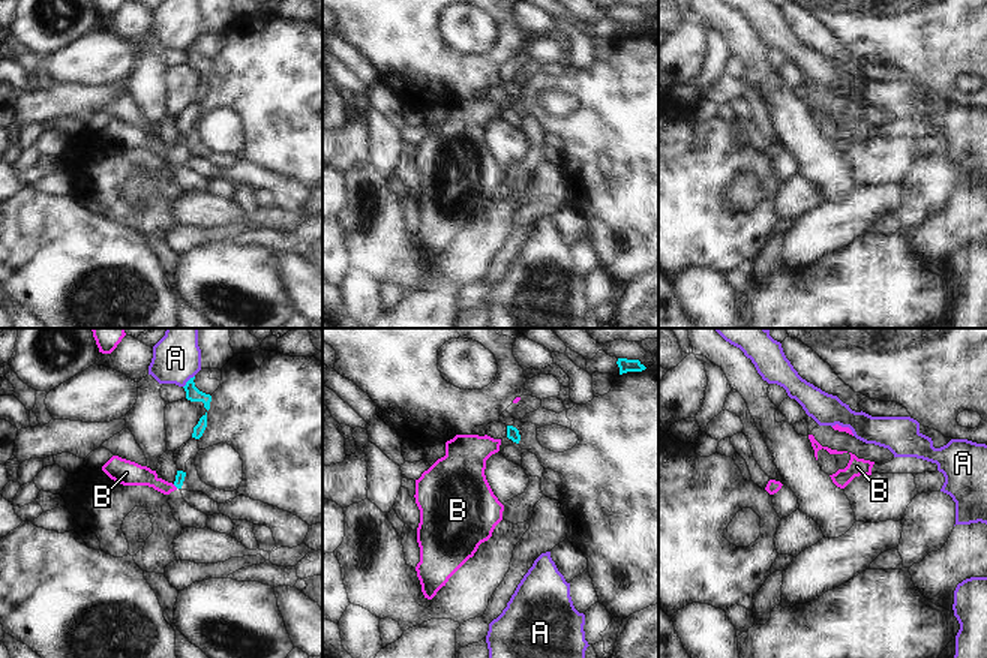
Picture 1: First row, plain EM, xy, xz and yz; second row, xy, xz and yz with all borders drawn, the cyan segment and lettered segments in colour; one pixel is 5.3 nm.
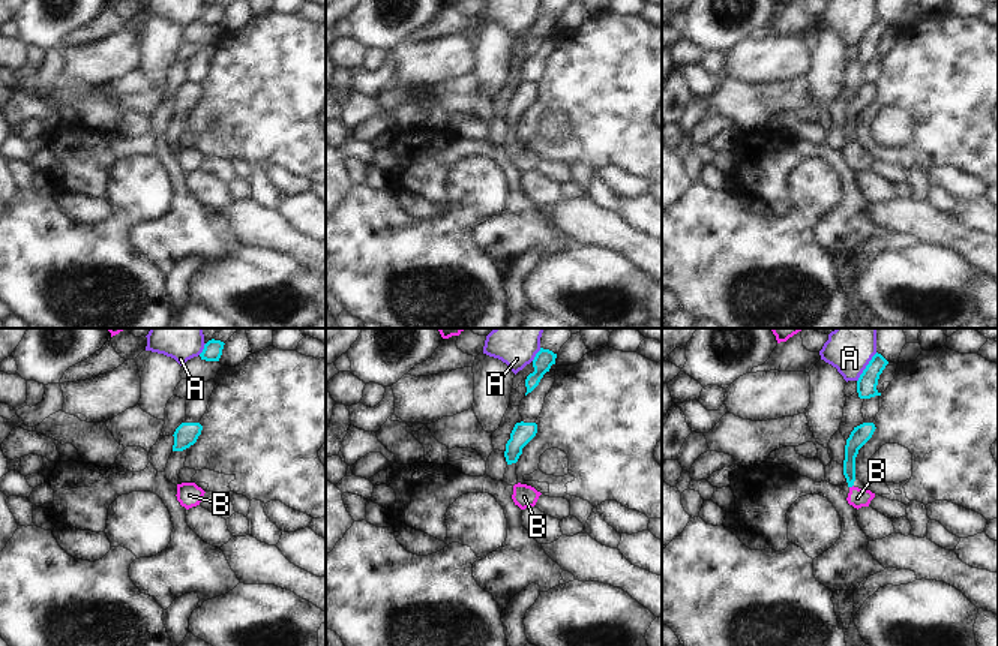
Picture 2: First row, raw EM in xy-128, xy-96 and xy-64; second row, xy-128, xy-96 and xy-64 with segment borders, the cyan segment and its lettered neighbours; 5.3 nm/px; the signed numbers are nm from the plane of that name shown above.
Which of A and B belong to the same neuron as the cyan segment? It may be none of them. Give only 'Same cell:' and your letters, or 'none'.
Same cell: none

